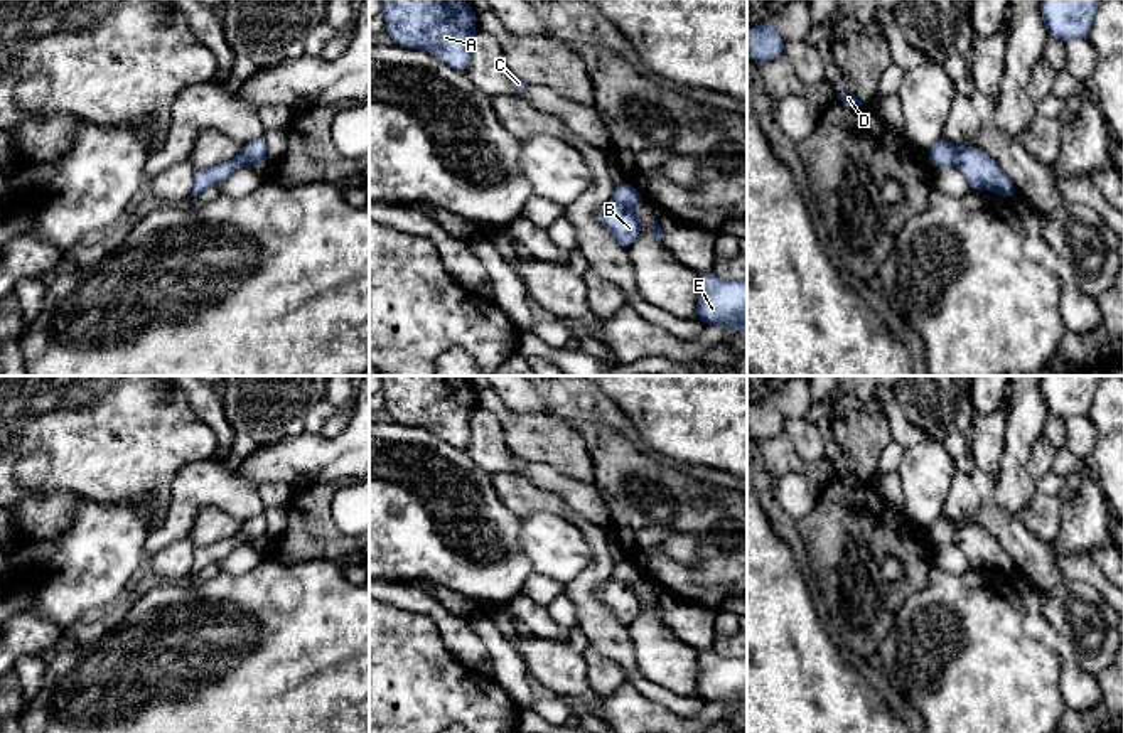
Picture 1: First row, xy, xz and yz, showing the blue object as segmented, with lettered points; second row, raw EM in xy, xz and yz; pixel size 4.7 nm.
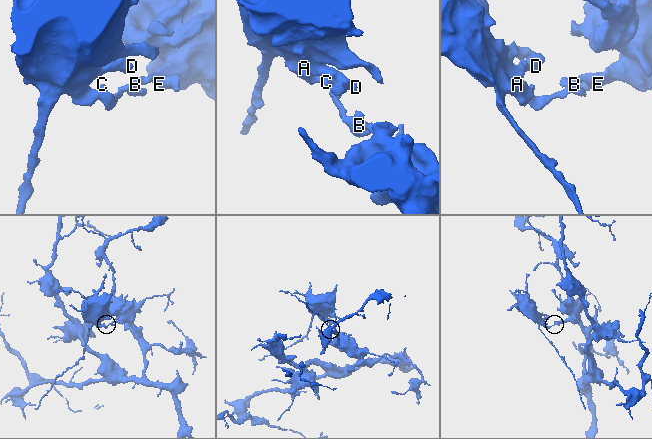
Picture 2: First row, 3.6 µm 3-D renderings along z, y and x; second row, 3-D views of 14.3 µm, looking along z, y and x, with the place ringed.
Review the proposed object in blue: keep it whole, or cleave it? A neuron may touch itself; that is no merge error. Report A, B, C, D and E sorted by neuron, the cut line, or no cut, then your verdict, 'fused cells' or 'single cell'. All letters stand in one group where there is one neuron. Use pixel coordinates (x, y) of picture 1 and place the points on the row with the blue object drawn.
groups A B C D / E; cut xz (612, 199), (634, 211); fused cells

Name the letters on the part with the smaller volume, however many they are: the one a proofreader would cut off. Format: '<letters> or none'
A, B, C, D

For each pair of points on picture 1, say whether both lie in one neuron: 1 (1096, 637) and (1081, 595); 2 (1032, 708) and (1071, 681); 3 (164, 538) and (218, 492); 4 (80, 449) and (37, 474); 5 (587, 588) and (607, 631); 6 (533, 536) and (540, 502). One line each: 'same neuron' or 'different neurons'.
1: same neuron
2: different neurons
3: same neuron
4: different neurons
5: same neuron
6: different neurons

